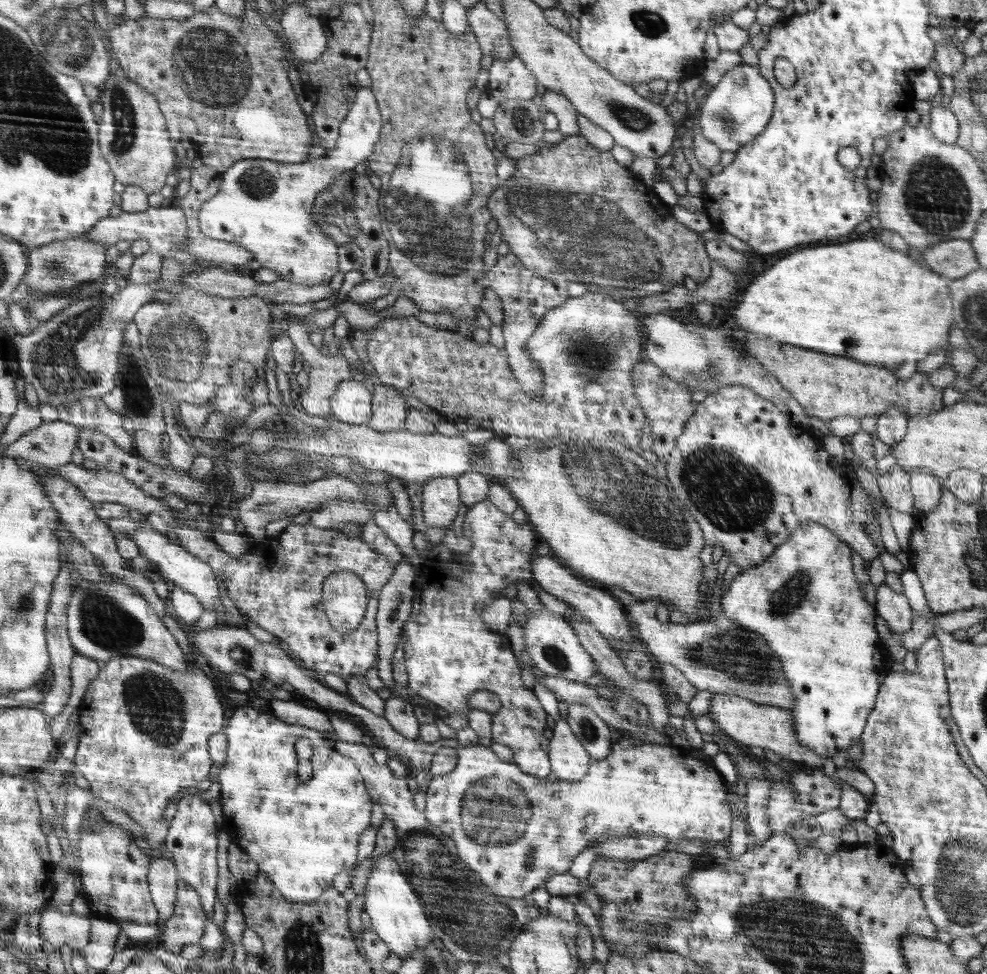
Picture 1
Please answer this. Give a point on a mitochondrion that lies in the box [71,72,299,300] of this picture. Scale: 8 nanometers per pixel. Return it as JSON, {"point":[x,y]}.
{"point":[124,121]}

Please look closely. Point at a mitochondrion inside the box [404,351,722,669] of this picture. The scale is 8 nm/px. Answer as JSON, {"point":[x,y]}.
{"point":[634,500]}

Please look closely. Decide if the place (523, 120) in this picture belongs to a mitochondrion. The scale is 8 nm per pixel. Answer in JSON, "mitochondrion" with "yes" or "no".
{"mitochondrion":"yes"}

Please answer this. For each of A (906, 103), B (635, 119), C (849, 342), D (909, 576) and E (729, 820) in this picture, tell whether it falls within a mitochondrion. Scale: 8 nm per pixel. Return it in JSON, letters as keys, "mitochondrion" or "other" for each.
{"A":"other","B":"mitochondrion","C":"mitochondrion","D":"other","E":"other"}

